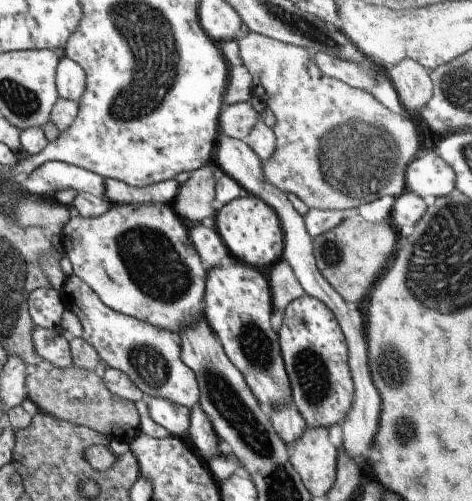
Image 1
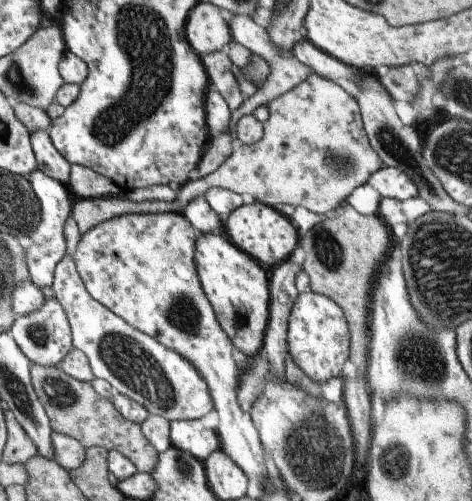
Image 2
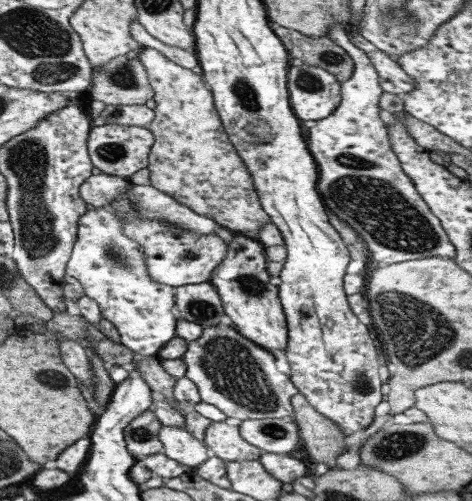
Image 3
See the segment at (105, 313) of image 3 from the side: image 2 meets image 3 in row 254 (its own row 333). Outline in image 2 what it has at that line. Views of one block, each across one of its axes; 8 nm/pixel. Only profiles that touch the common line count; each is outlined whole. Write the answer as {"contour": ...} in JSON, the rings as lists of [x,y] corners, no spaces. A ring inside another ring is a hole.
{"contour":[[[64,254],[56,265],[51,288],[68,321],[72,349],[86,357],[94,378],[105,380],[113,392],[137,402],[148,415],[161,416],[168,424],[200,419],[214,409],[206,383],[188,361],[133,329],[89,296],[77,275],[71,255]]]}

